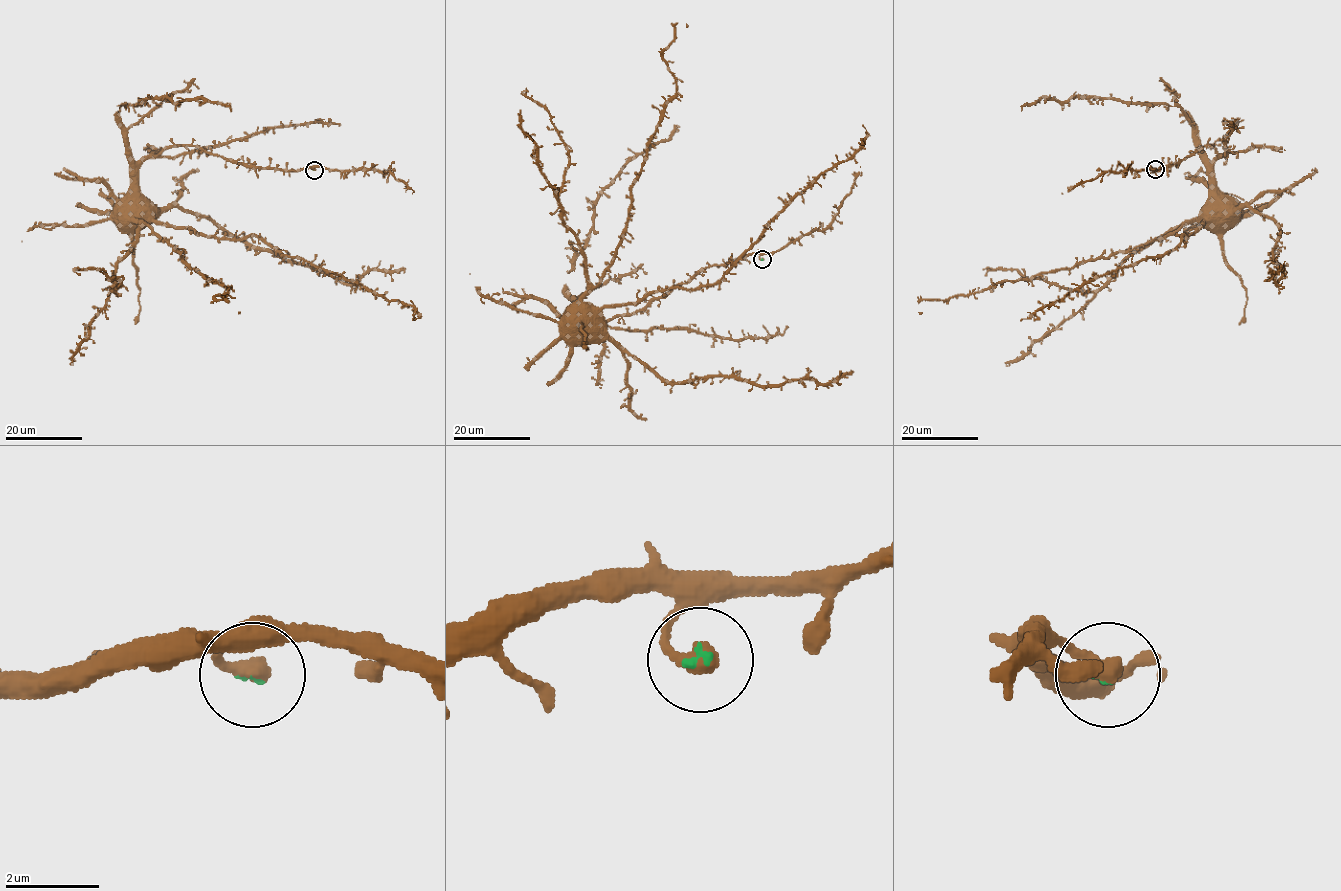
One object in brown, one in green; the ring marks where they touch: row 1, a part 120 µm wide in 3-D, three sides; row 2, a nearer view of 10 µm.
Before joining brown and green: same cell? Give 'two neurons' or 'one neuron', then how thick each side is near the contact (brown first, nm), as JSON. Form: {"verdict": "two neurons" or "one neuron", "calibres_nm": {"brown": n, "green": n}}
{"verdict": "one neuron", "calibres_nm": {"brown": 420, "green": 100}}

